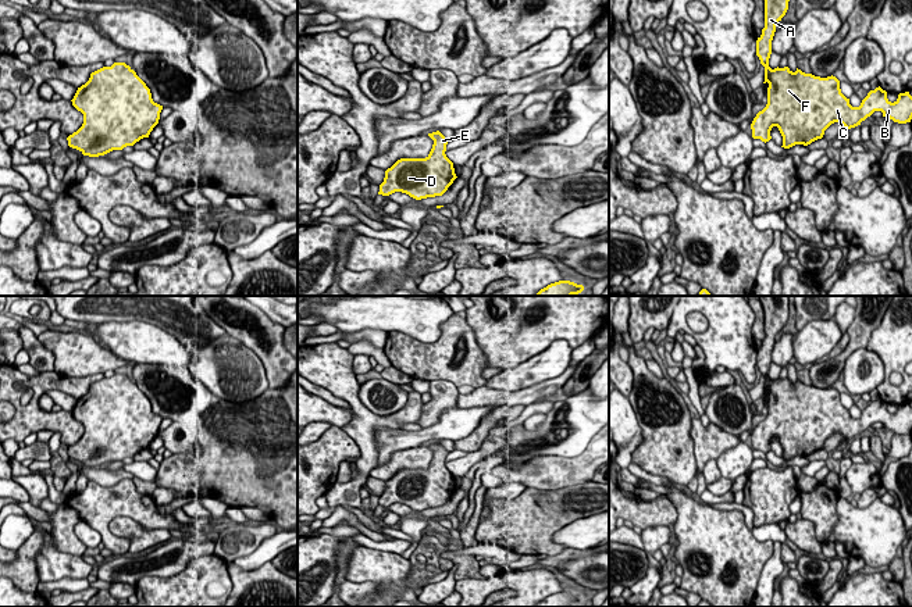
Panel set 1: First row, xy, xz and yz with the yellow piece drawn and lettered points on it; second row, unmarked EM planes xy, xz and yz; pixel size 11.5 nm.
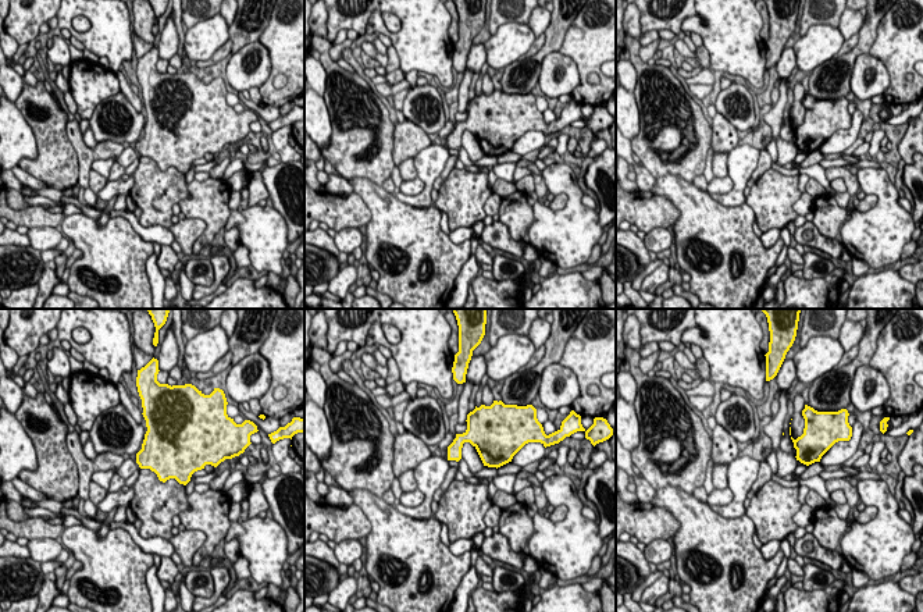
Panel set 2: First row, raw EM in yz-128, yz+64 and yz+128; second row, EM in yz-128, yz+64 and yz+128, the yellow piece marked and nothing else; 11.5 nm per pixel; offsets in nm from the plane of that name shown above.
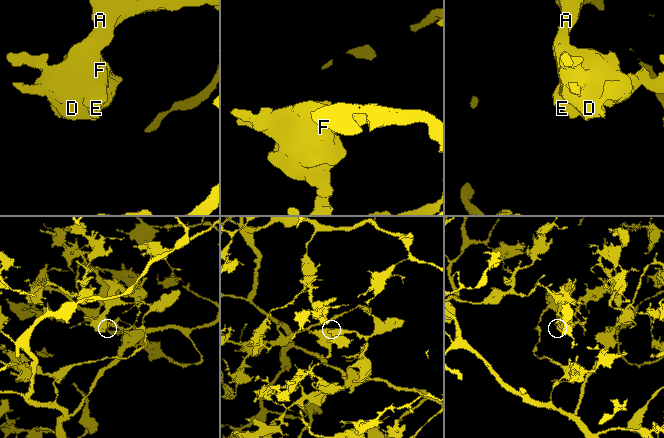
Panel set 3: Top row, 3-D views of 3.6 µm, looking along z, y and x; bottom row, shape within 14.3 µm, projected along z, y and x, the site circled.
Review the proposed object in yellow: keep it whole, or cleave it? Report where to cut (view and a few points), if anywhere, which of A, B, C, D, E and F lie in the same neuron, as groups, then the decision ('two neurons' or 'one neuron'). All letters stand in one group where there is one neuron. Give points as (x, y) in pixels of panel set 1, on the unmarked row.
no cut | A B C D E F | one neuron

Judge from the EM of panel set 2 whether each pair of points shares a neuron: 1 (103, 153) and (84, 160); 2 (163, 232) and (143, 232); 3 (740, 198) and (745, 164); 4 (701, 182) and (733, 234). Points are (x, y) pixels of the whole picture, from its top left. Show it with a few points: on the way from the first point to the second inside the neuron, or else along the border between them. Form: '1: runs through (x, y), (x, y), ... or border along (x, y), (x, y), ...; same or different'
1: runs through (99, 153), (88, 156); same
2: runs through (159, 232), (148, 232); same
3: runs through (740, 189), (740, 173); same
4: border along (692, 182), (706, 191); different

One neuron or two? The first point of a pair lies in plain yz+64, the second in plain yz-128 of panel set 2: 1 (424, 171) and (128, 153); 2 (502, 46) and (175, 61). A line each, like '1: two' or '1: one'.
1: one
2: two

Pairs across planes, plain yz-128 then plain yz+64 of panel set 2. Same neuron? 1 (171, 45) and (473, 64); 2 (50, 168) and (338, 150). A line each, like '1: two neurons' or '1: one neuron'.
1: one neuron
2: one neuron

